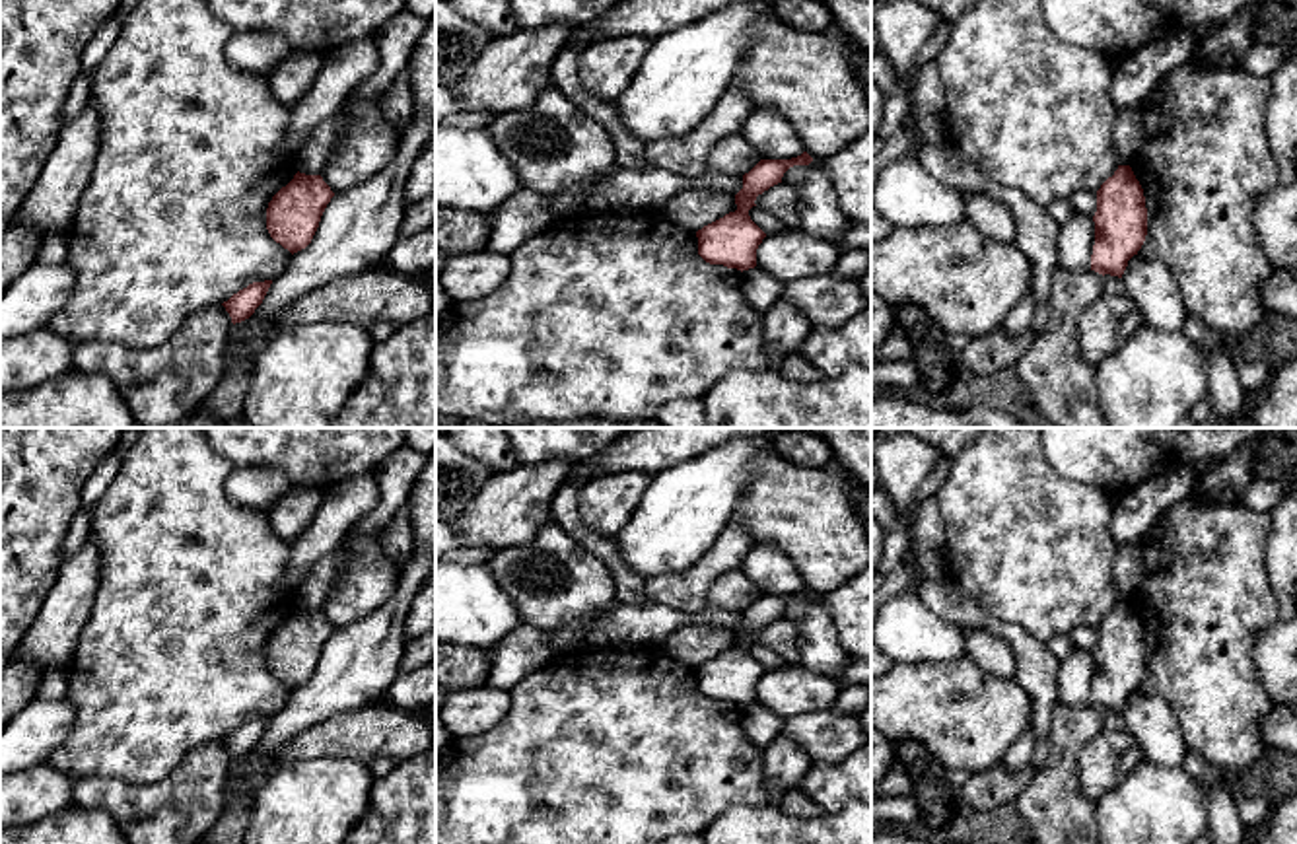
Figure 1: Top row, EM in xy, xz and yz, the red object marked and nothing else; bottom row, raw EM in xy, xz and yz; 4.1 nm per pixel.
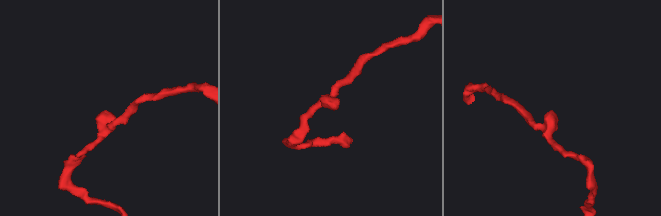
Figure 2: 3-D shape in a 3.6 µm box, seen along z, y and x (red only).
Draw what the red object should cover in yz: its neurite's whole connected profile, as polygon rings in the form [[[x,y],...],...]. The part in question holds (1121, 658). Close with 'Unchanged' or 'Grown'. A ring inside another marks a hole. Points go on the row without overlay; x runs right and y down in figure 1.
[[[1118,601],[1097,626],[1095,681],[1091,706],[1122,714],[1128,696],[1147,671],[1147,644],[1139,616],[1130,601]]]. Unchanged

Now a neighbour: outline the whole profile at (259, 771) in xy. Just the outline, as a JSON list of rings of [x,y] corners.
[[[251,751],[249,755],[235,758],[229,766],[229,780],[239,780],[245,772],[251,774],[251,790],[257,795],[261,788],[268,782],[270,766],[255,756]]]

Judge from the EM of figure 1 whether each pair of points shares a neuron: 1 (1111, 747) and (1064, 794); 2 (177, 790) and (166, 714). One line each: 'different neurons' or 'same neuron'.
1: different neurons
2: different neurons

